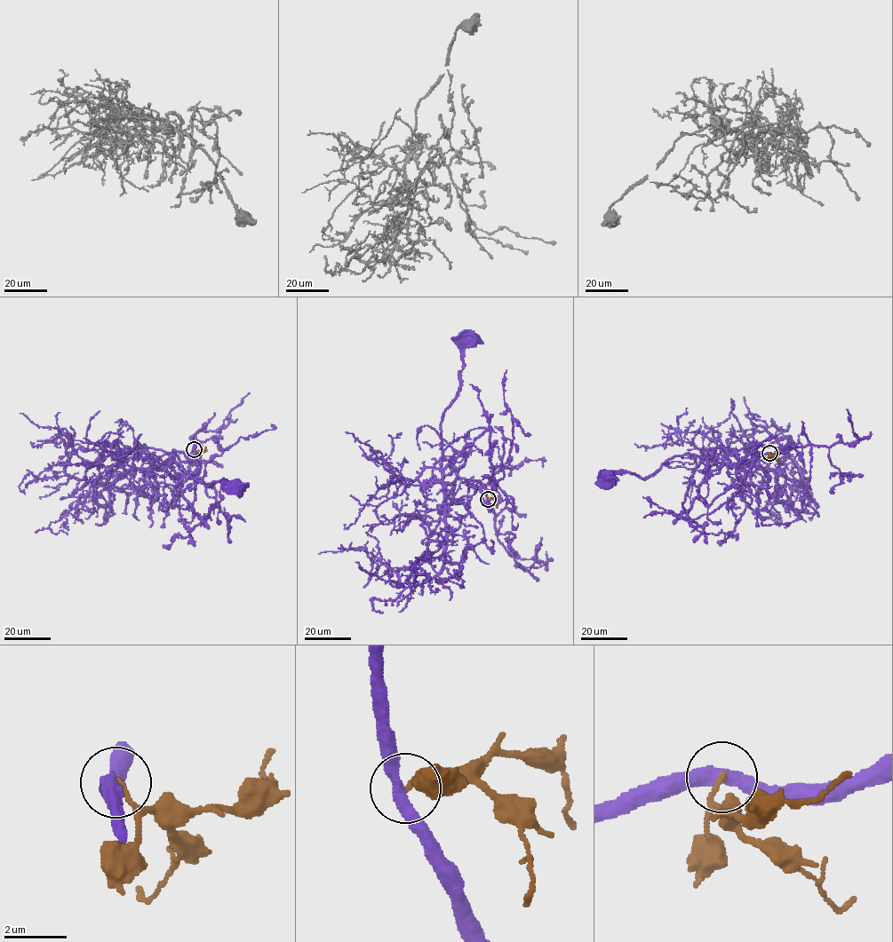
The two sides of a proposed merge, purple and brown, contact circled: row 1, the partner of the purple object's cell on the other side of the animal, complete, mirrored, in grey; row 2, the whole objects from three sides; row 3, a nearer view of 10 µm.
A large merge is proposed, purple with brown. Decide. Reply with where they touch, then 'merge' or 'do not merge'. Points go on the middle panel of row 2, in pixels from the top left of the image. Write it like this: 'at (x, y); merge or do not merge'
at (488, 499); do not merge

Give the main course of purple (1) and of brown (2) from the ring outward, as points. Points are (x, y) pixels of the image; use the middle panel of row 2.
1: (488, 499), (478, 481), (458, 478), (466, 455), (442, 463), (442, 416), (460, 387), (467, 340)
2: (488, 499), (498, 496), (500, 502)

